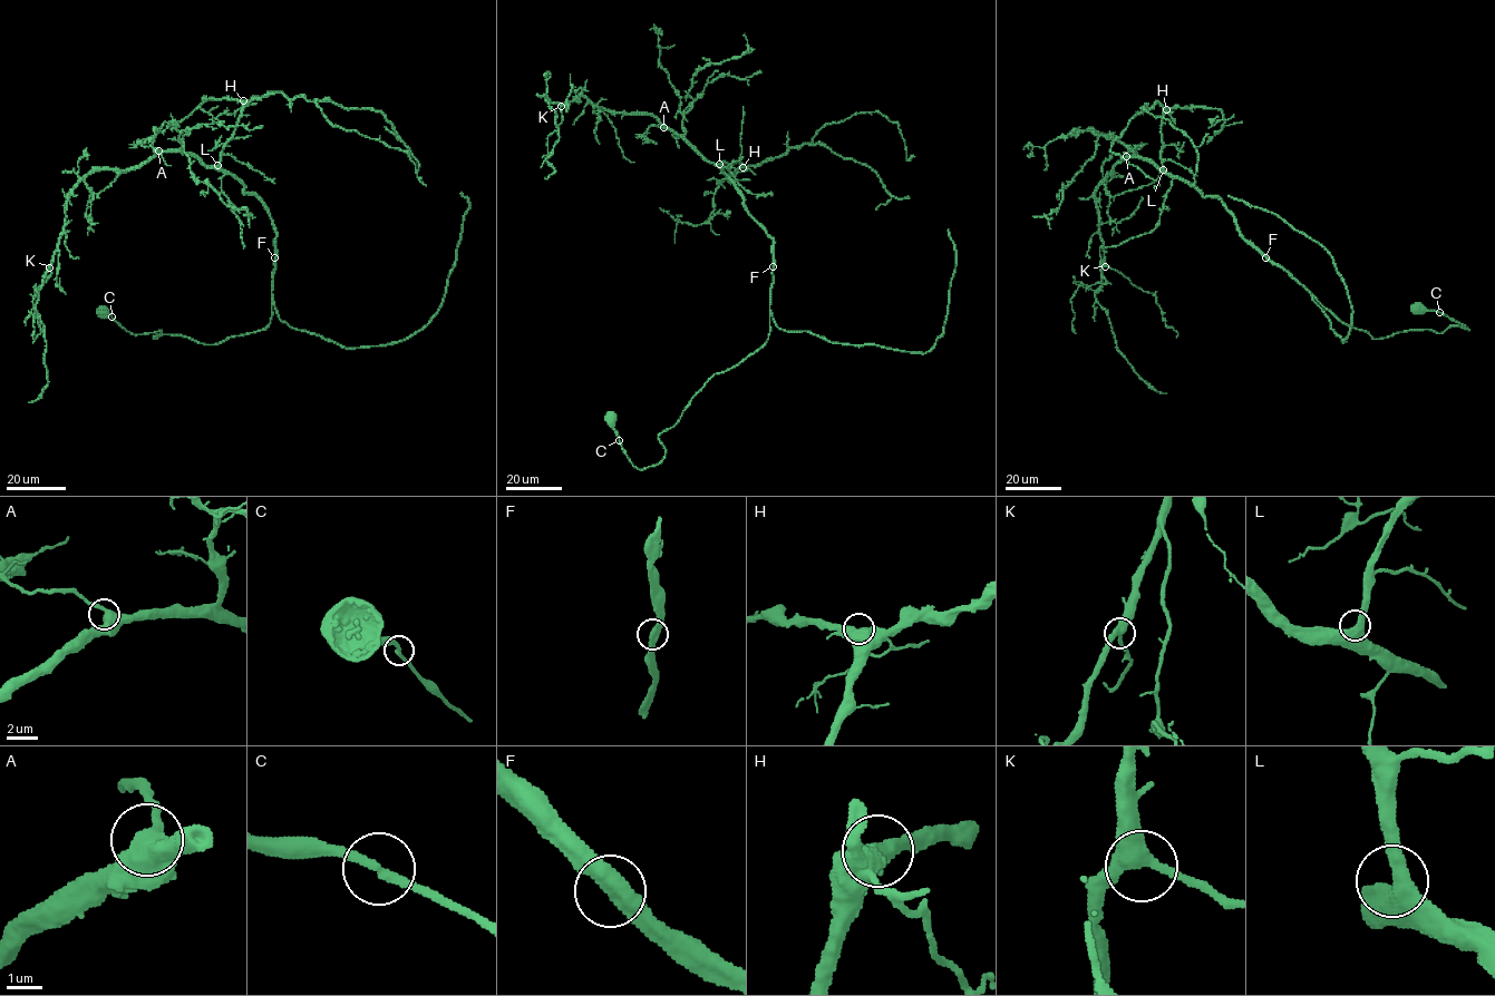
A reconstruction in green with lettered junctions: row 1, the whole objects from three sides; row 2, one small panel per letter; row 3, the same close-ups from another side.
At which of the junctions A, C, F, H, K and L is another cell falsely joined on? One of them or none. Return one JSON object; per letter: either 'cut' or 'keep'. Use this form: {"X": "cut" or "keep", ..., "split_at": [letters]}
{"A": "keep", "C": "keep", "F": "keep", "H": "keep", "K": "keep", "L": "keep", "split_at": []}

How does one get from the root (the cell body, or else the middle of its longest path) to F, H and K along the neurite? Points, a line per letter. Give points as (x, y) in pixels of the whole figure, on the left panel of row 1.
F: (103, 312), (132, 333), (161, 331), (154, 338), (175, 334), (217, 344), (255, 332), (270, 321), (274, 259)
H: (103, 312), (132, 333), (161, 331), (154, 338), (205, 344), (270, 323), (272, 218), (220, 166), (243, 100)
K: (103, 312), (132, 333), (205, 344), (263, 329), (269, 212), (231, 174), (159, 152), (79, 182), (49, 267)

